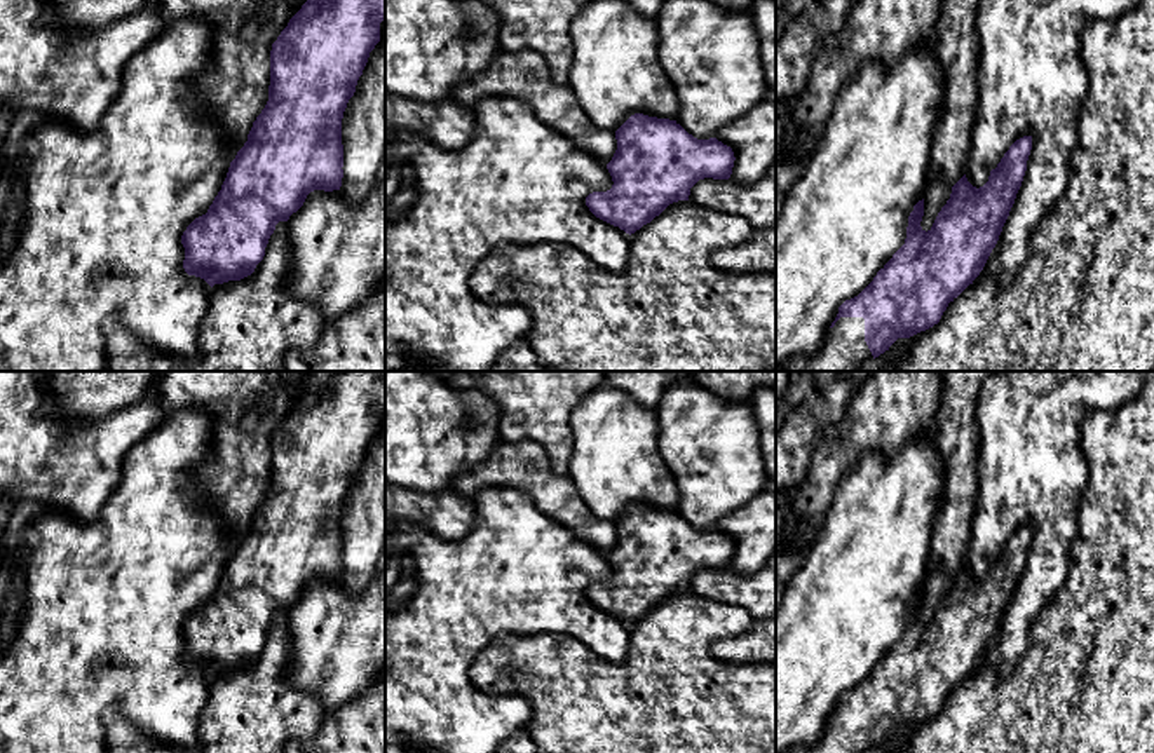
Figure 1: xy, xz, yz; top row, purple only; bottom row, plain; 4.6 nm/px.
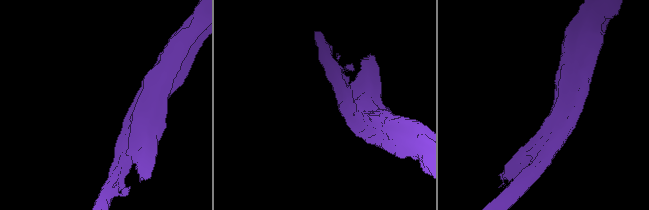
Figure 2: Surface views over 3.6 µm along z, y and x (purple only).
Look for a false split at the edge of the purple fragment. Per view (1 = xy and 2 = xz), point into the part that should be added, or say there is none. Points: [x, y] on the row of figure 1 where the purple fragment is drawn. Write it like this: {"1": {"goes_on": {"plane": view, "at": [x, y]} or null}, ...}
{"1": {"goes_on": null}, "2": {"goes_on": null}}

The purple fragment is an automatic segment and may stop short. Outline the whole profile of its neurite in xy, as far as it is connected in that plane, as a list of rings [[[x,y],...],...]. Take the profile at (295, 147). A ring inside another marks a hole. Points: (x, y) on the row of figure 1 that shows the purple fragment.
[[[307,0],[289,19],[270,51],[268,101],[253,122],[248,141],[230,162],[221,190],[207,213],[195,218],[181,235],[183,268],[211,288],[251,275],[265,256],[265,248],[279,221],[288,221],[314,190],[340,190],[343,178],[342,119],[349,99],[380,42],[385,0]]]

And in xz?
[[[631,115],[617,131],[617,150],[607,169],[612,176],[612,188],[593,192],[586,197],[589,211],[624,230],[635,234],[659,216],[669,204],[689,200],[690,188],[704,178],[729,180],[734,167],[734,152],[716,138],[697,139],[676,120]]]

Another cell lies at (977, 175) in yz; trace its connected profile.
[[[981,0],[976,10],[976,31],[980,37],[980,59],[976,80],[980,101],[974,131],[964,174],[980,188],[988,181],[1009,146],[1023,138],[1032,138],[1027,171],[1015,204],[992,249],[983,272],[990,274],[999,286],[1011,282],[1018,268],[1030,256],[1030,237],[1042,216],[1067,190],[1070,157],[1077,145],[1077,115],[1088,92],[1088,71],[1081,61],[1081,35],[1090,19],[1116,19],[1133,10],[1140,0]]]

